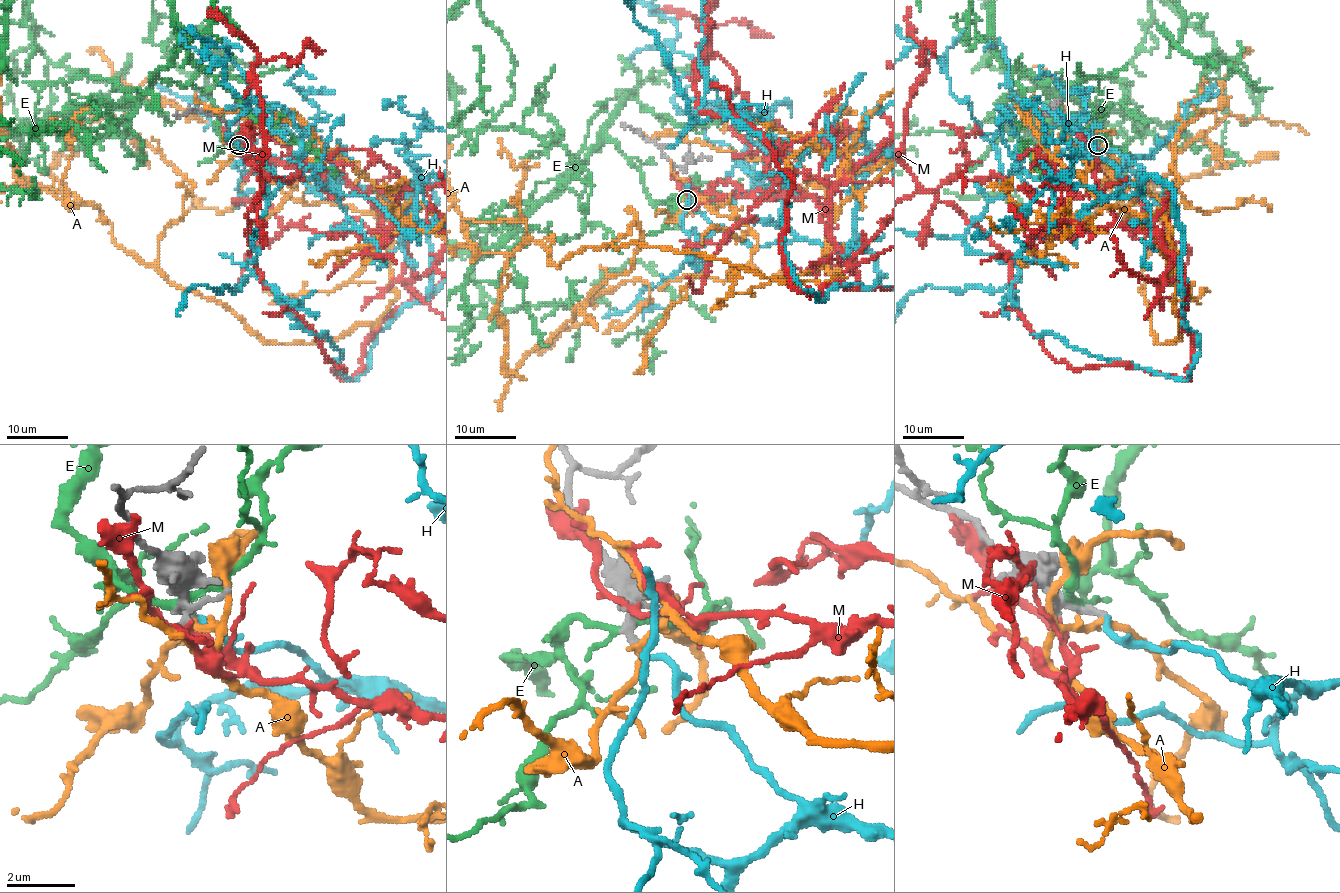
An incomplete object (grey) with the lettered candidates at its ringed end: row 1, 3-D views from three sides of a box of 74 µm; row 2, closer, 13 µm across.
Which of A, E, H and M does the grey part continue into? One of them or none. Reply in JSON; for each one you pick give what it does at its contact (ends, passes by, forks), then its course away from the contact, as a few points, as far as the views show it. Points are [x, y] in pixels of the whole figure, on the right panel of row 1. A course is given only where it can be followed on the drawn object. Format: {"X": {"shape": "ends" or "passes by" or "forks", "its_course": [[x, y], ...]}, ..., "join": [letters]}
{"H": {"shape": "ends"}, "join": ["H"]}

